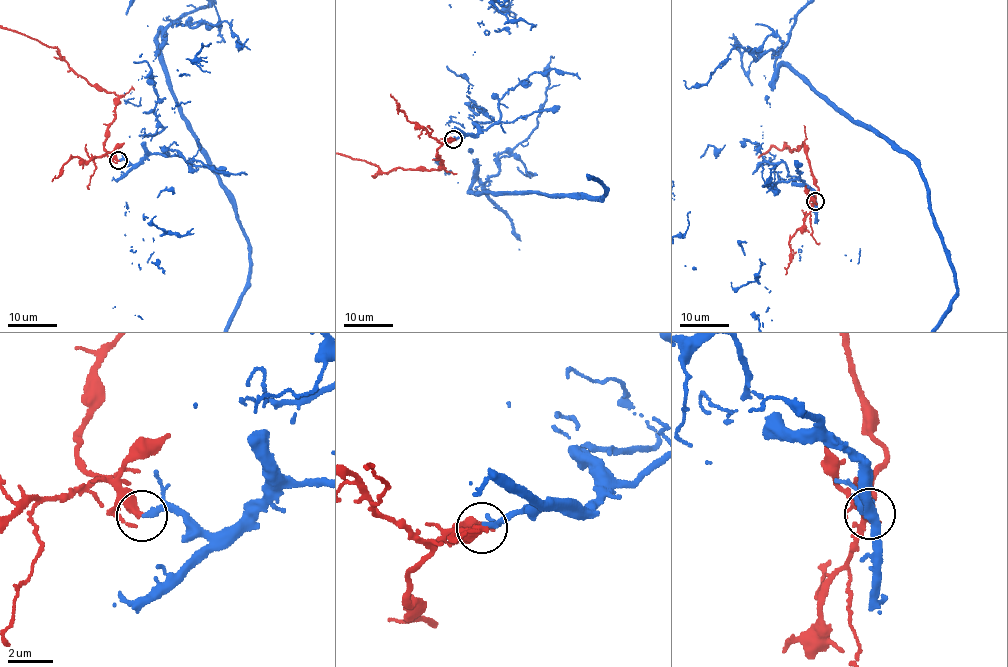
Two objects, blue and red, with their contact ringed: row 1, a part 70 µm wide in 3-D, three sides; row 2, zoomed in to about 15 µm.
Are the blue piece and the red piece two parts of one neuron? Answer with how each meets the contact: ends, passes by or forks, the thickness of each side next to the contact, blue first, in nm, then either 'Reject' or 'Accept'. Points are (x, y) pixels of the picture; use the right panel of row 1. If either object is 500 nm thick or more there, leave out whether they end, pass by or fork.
At the ring blue ends. At the ring red ends. Thickness 200 nm (blue) against 400 nm. Accept

